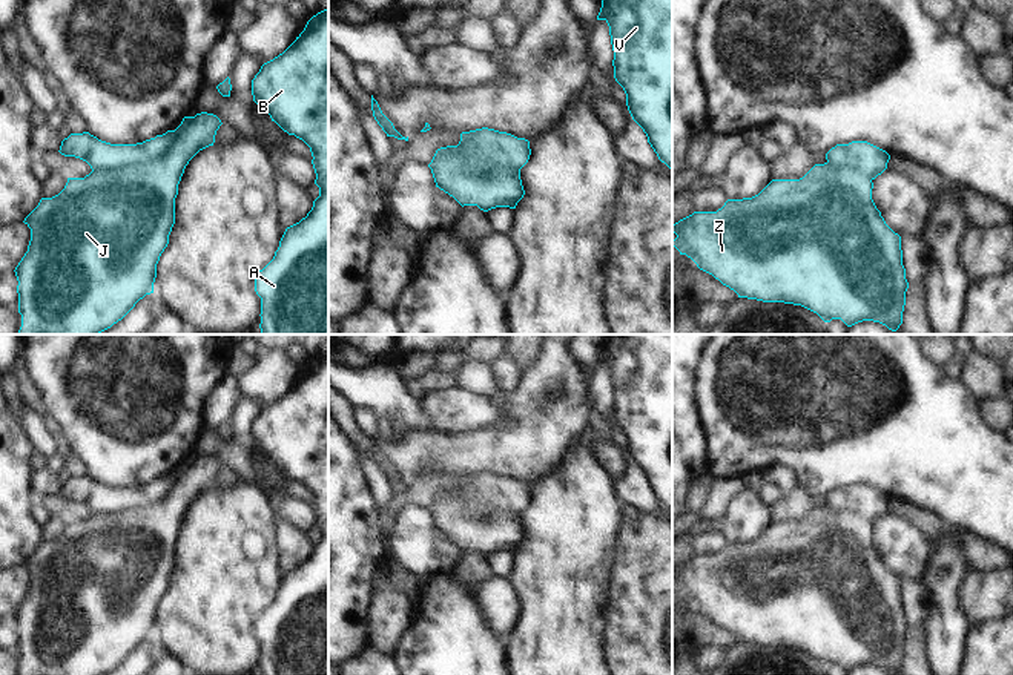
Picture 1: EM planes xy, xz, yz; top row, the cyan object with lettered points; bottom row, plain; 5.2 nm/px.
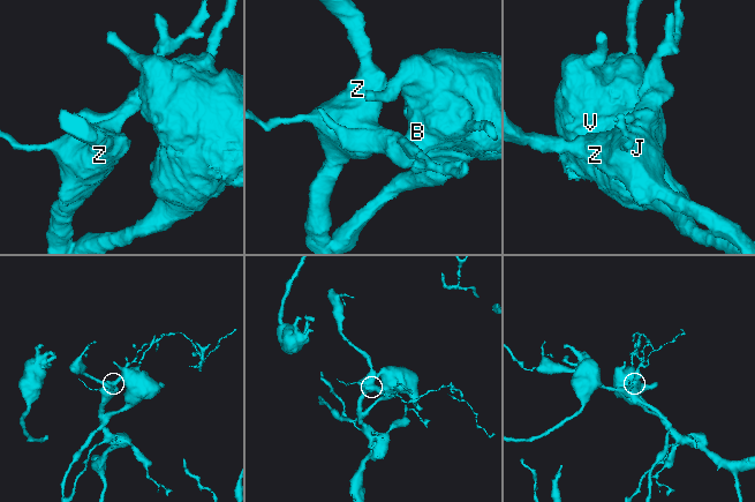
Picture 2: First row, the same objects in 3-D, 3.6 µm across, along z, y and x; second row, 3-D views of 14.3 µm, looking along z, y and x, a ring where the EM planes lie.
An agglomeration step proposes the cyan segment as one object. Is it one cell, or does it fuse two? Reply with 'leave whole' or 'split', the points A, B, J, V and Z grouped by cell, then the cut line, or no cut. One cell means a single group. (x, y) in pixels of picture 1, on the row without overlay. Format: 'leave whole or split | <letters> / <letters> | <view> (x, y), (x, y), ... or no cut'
split | A B V / J Z | xy (194, 460), (160, 500), (138, 508), (123, 508), (92, 516)

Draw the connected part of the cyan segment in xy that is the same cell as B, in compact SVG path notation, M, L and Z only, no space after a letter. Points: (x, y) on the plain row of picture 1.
M328 351L313 359L296 384L264 407L252 423L253 445L312 496L319 540L299 566L285 572L273 603L258 615L261 675L328 675Z

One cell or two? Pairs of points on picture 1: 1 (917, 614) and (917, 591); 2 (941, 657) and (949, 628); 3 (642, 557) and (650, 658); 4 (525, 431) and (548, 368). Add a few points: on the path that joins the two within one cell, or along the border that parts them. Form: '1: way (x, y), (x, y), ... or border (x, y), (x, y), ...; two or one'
1: way (917, 608), (917, 597); one
2: way (946, 649), (949, 635); one
3: way (650, 582), (650, 634); one
4: way (528, 416), (528, 398), (542, 384); one

